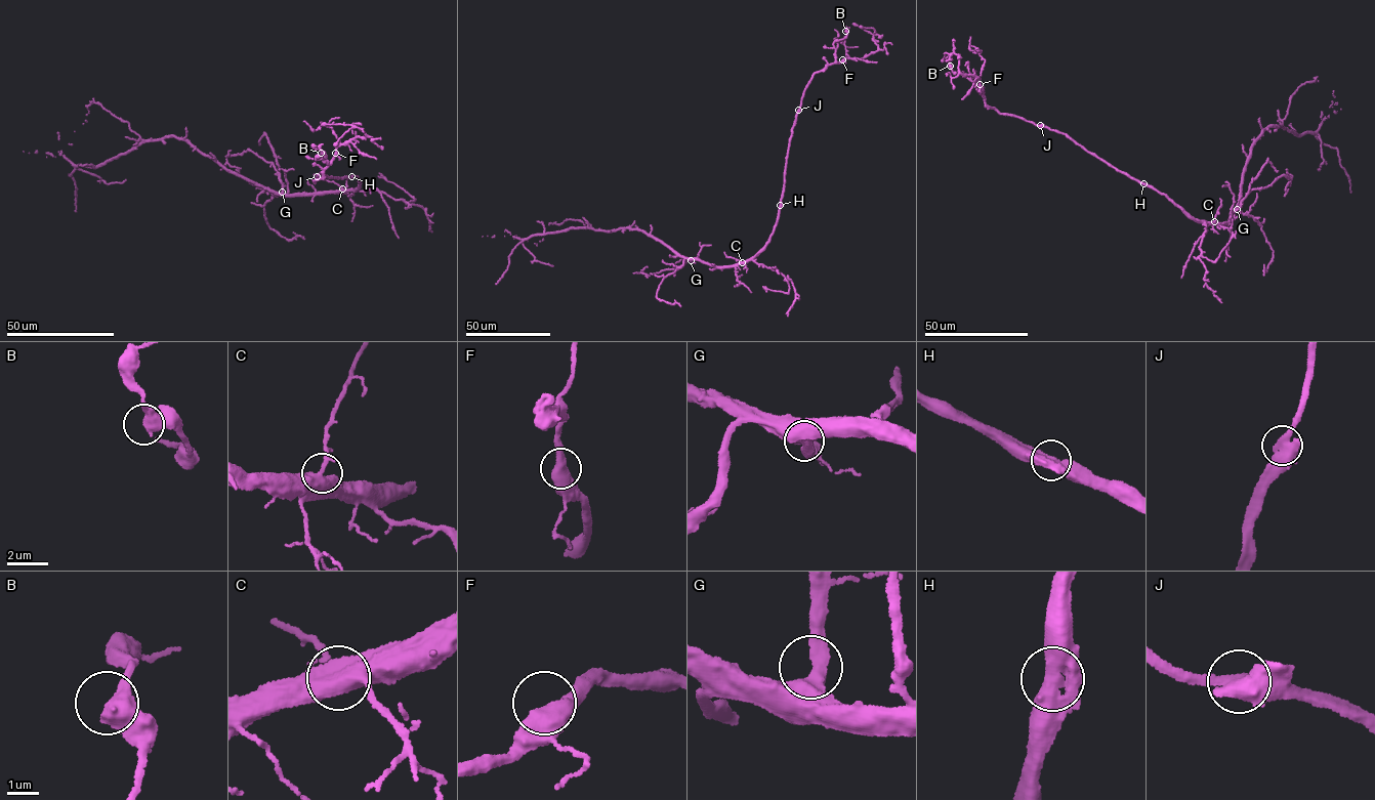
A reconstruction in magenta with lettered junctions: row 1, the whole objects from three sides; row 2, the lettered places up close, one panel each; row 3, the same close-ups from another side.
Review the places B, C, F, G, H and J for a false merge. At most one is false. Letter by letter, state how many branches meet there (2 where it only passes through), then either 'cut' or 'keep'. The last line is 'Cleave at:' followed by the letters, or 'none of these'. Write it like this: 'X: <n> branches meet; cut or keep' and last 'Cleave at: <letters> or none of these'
B: 2 branches meet; keep
C: 2 branches meet; keep
F: 2 branches meet; keep
G: 2 branches meet; keep
H: 2 branches meet; keep
J: 2 branches meet; cut
Cleave at: J

